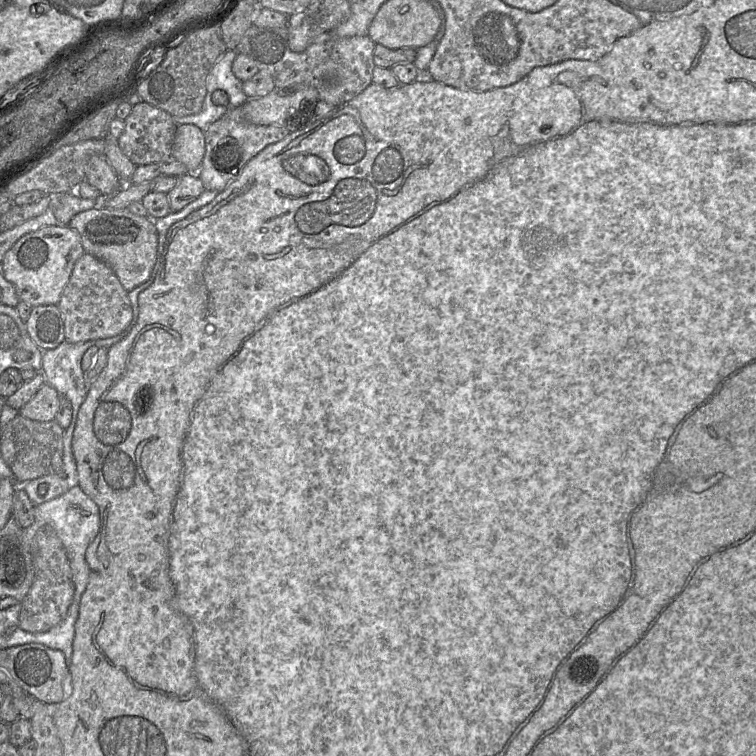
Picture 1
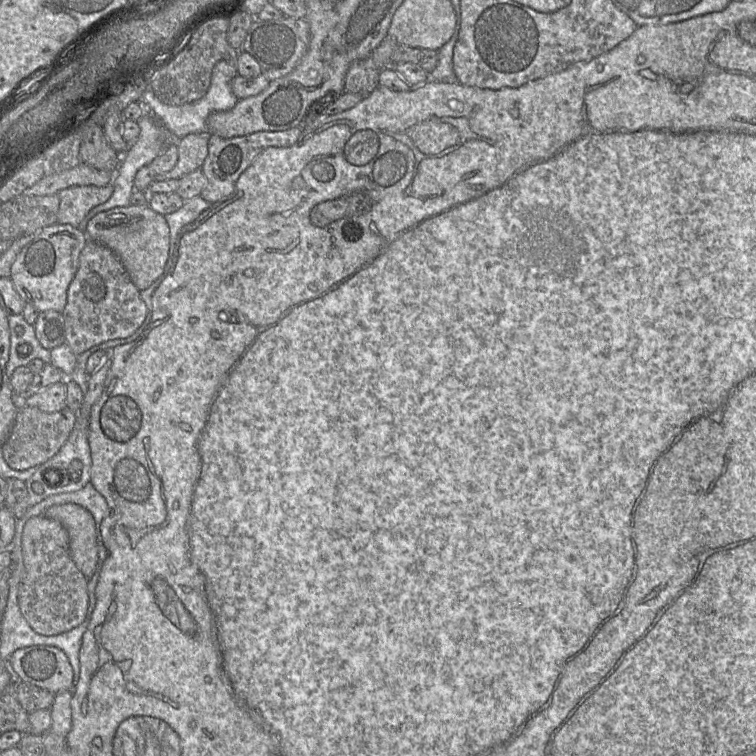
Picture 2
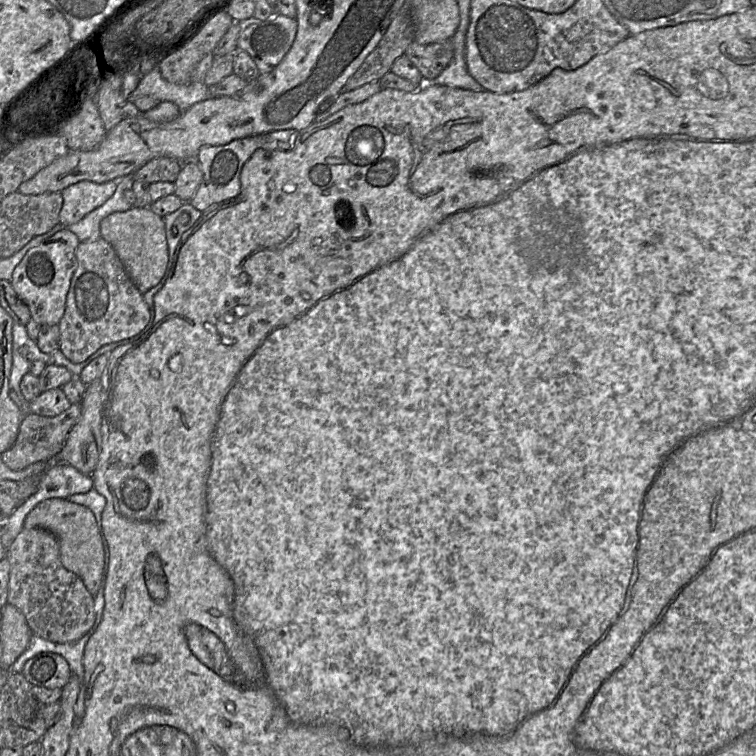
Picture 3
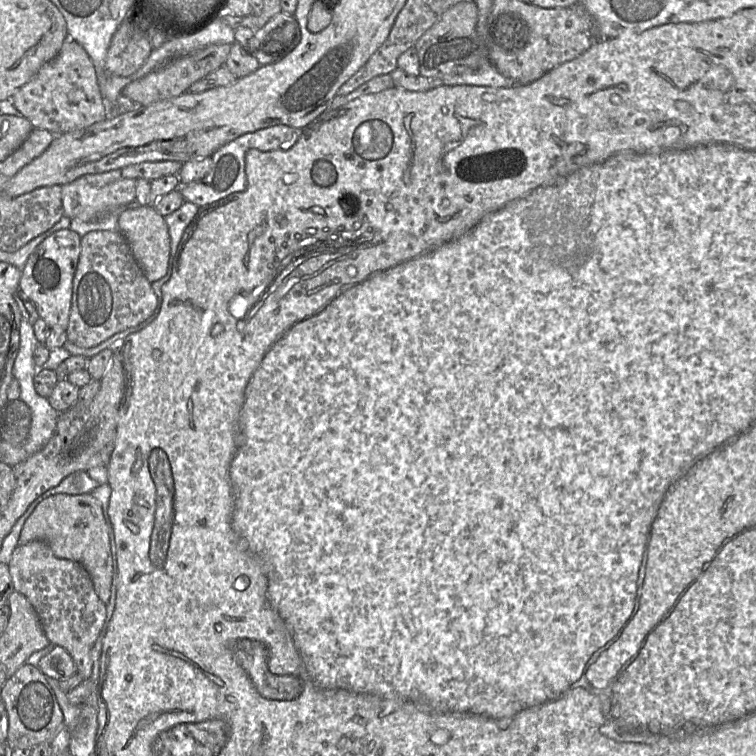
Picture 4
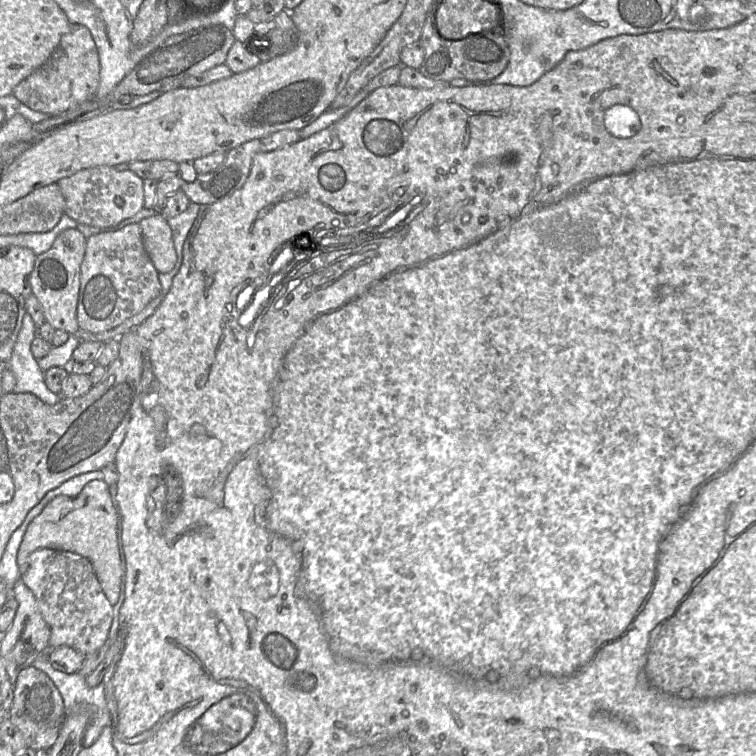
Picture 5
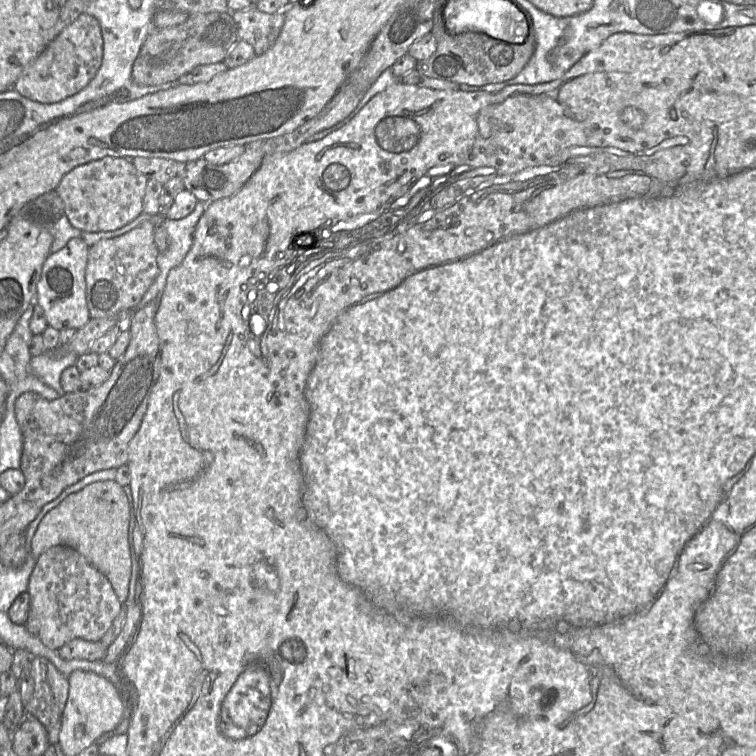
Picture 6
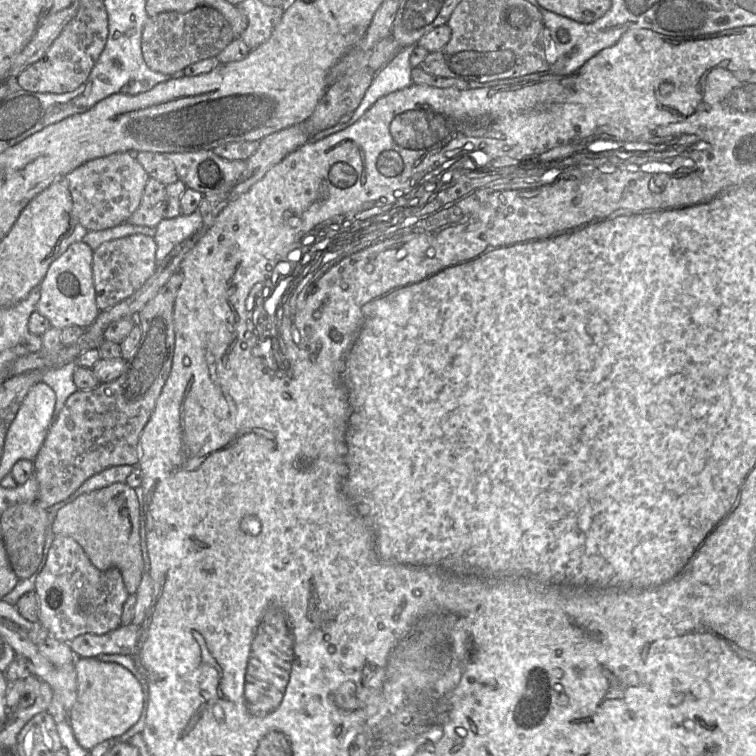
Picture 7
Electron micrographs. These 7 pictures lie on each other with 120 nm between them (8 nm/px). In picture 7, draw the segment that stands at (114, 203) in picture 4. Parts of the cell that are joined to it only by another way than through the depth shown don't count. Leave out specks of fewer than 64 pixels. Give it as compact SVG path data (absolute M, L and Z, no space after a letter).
M118 152L90 160L64 178L78 223L88 231L100 231L127 222L141 202L149 175L136 160L134 153Z

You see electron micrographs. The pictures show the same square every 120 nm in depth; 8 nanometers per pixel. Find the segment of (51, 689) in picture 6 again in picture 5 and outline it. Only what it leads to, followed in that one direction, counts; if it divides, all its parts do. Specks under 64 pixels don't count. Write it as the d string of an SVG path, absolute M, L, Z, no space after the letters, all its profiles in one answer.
M32 664L18 674L13 684L9 719L22 733L28 748L51 748L57 740L65 716L63 697L46 673Z

